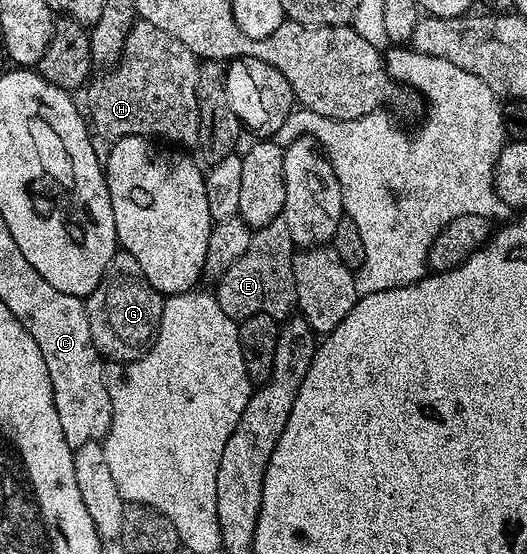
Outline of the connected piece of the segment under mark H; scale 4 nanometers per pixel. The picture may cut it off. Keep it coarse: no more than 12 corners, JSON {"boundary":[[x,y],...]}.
{"boundary":[[135,21],[85,87],[93,133],[197,147],[198,55]]}

